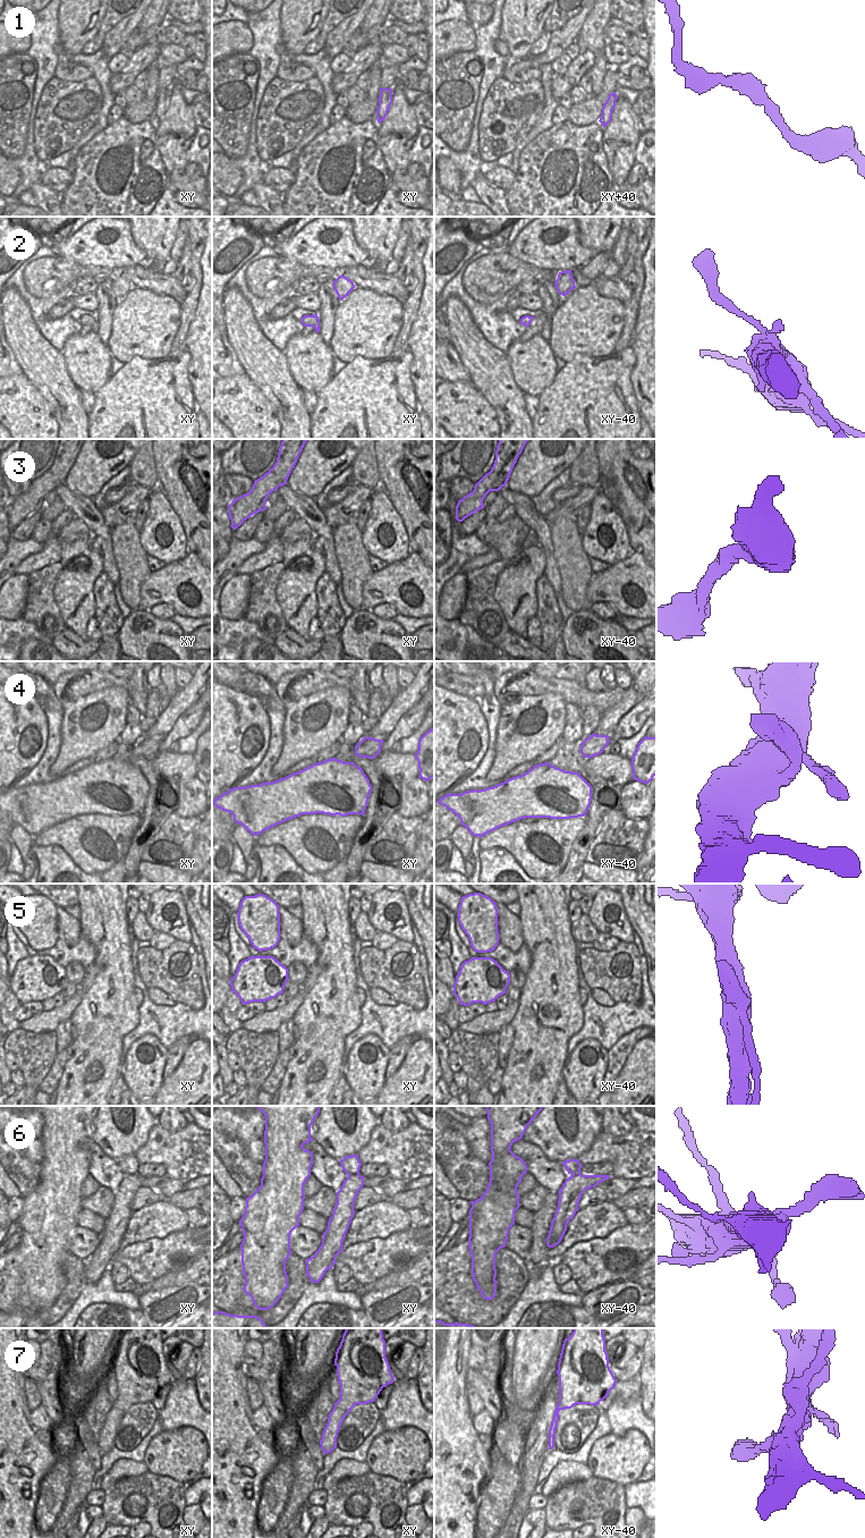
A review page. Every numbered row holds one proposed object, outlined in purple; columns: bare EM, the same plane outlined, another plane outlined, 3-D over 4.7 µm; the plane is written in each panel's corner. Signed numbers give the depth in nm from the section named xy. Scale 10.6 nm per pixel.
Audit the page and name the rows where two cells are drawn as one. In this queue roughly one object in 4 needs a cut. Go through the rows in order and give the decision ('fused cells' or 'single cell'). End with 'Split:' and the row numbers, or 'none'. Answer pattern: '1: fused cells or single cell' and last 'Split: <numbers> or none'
1: single cell
2: single cell
3: single cell
4: single cell
5: single cell
6: single cell
7: single cell
Split: none

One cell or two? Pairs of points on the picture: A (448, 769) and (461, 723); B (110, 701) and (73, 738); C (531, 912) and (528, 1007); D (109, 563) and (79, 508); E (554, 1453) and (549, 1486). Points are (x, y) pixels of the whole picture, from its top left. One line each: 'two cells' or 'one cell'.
A: one cell
B: one cell
C: one cell
D: one cell
E: two cells

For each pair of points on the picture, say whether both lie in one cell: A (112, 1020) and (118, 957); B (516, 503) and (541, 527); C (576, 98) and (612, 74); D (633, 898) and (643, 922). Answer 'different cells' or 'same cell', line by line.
A: same cell
B: same cell
C: different cells
D: same cell

